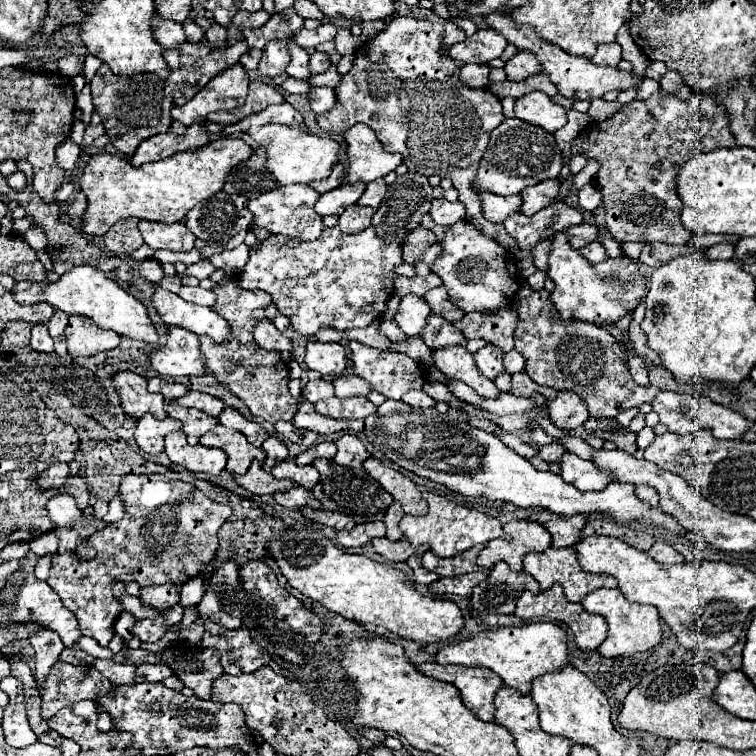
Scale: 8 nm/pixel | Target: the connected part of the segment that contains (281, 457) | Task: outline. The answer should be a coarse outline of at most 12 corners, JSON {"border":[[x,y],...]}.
{"border":[[277,437],[263,441],[261,449],[267,453],[263,463],[271,471],[277,463],[289,457],[287,445]]}

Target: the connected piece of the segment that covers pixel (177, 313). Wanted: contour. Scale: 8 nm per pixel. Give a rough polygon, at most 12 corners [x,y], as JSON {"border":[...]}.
{"border":[[161,287],[151,303],[167,325],[229,341],[227,321]]}

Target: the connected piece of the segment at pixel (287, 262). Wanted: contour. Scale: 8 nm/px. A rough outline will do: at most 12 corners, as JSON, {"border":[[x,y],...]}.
{"border":[[373,227],[251,247],[263,289],[297,333],[359,329],[395,291],[401,245]]}

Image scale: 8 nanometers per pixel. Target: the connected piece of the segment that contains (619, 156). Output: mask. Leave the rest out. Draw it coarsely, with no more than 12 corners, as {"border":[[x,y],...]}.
{"border":[[665,91],[589,123],[617,241],[683,245],[679,169],[735,147],[725,107]]}

